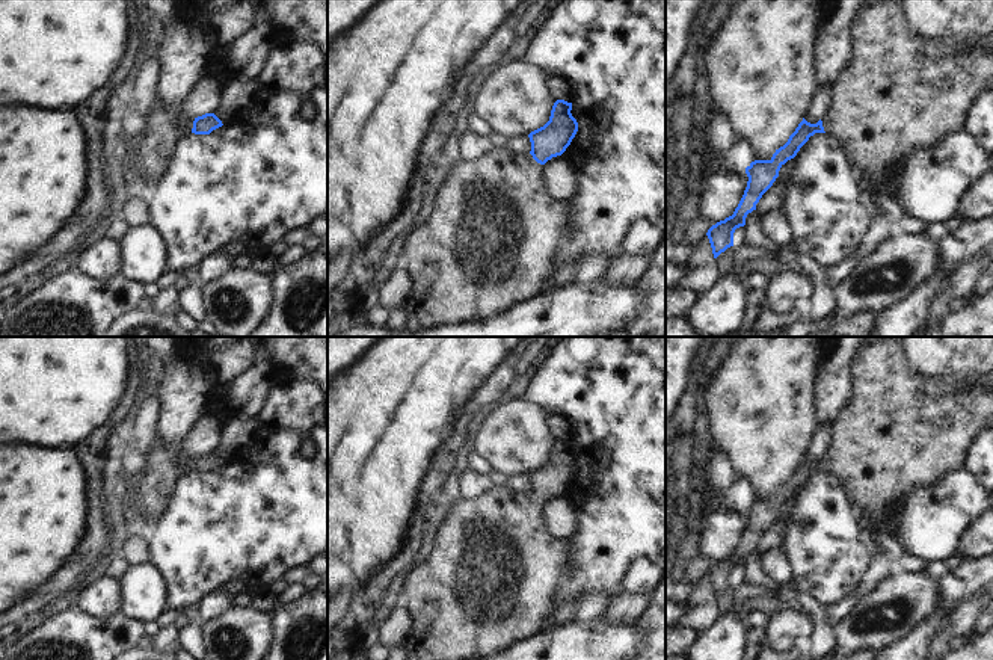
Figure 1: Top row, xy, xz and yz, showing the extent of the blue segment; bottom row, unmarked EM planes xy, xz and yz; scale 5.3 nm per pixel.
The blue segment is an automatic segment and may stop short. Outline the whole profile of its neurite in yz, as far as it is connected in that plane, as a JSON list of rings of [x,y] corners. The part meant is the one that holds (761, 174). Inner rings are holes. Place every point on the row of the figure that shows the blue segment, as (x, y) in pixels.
[[[899,0],[862,5],[851,23],[848,59],[830,85],[822,118],[816,124],[803,118],[770,160],[755,160],[746,168],[747,187],[733,214],[706,233],[714,258],[733,246],[735,230],[746,225],[747,214],[756,210],[780,168],[815,133],[830,134],[836,140],[857,189],[869,183],[877,196],[886,193],[899,205],[895,187],[902,165],[912,154],[939,145],[946,134],[961,131],[973,101],[993,88],[993,47],[984,47],[979,36],[972,32],[924,35],[912,26]]]

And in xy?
[[[158,95],[148,115],[143,136],[133,143],[127,142],[127,157],[122,163],[127,195],[133,196],[128,189],[136,183],[158,187],[172,169],[187,134],[210,134],[222,125],[214,113],[190,118],[186,101],[172,103]]]

